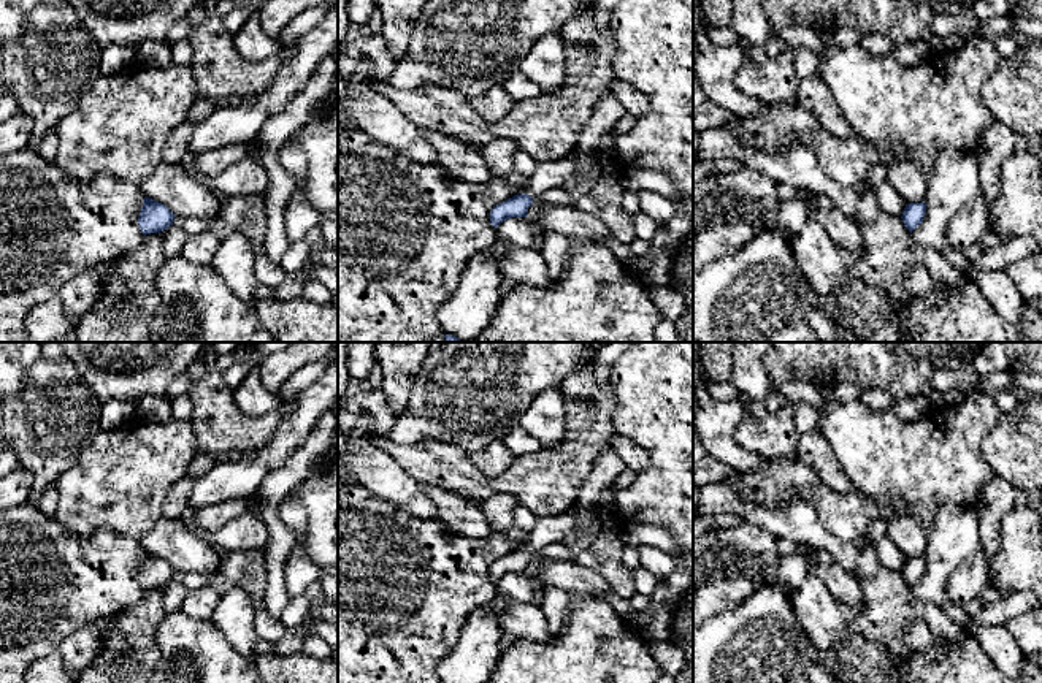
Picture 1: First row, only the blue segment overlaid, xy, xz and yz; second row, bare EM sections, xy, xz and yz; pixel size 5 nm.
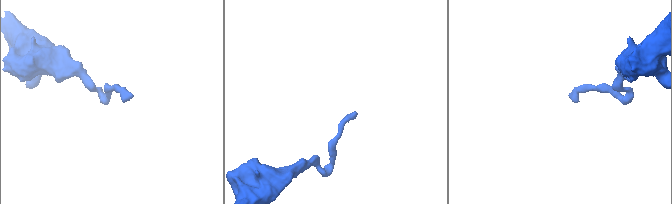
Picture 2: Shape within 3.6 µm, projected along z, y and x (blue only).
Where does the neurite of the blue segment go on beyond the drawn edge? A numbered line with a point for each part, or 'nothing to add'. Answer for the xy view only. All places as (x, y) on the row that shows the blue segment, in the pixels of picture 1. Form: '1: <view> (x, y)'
nothing to add

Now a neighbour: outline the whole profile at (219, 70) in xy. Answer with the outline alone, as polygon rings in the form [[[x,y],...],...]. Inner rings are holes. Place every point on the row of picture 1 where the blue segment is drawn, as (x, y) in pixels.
[[[208,17],[187,36],[192,46],[190,70],[198,95],[216,103],[230,97],[254,97],[266,90],[276,73],[293,55],[297,43],[281,46],[281,52],[265,62],[244,60],[222,19]]]

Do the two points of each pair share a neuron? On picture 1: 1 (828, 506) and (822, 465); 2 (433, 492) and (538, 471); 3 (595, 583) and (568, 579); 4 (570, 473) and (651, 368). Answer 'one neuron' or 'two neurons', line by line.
1: two neurons
2: two neurons
3: one neuron
4: two neurons

